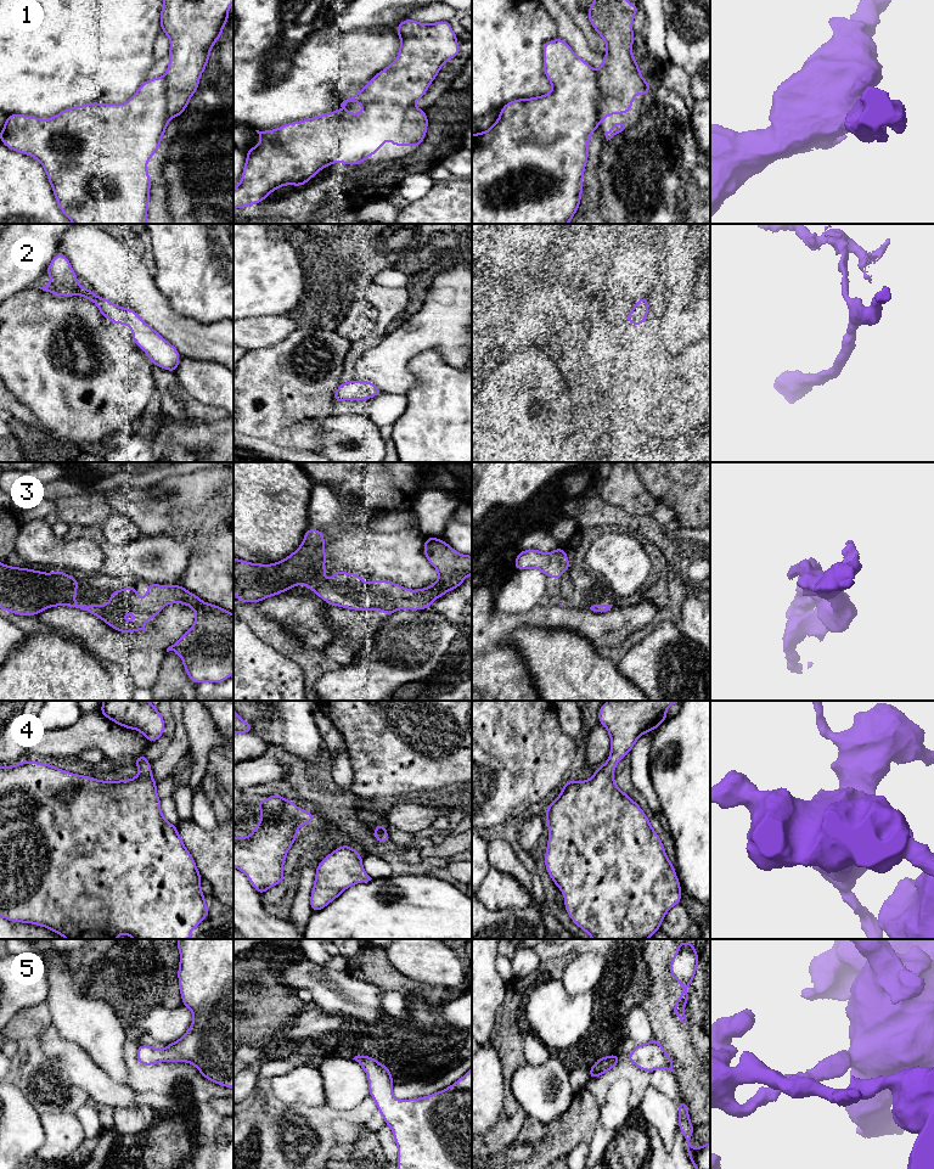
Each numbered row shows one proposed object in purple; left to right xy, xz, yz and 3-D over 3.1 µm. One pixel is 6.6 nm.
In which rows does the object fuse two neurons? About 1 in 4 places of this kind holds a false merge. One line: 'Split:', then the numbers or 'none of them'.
Split: none of them

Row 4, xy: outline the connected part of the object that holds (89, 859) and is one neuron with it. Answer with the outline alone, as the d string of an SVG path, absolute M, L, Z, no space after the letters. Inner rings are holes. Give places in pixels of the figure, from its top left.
M146 754L134 759L134 763L137 765L137 776L119 781L102 781L28 760L13 766L0 766L0 917L41 926L66 939L116 939L122 934L134 939L190 939L193 928L210 914L201 889L202 876L176 825L167 821L161 811L157 782Z

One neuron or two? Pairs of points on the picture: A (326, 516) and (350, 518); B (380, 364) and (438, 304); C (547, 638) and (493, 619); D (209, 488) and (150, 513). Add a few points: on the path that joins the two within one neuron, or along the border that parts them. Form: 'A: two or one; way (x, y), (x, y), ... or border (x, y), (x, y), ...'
A: one; way (332, 516), (344, 516)
B: one; way (395, 352), (428, 320)
C: two; border (547, 628), (521, 625), (504, 641)
D: one; way (195, 492), (180, 494), (164, 504)

